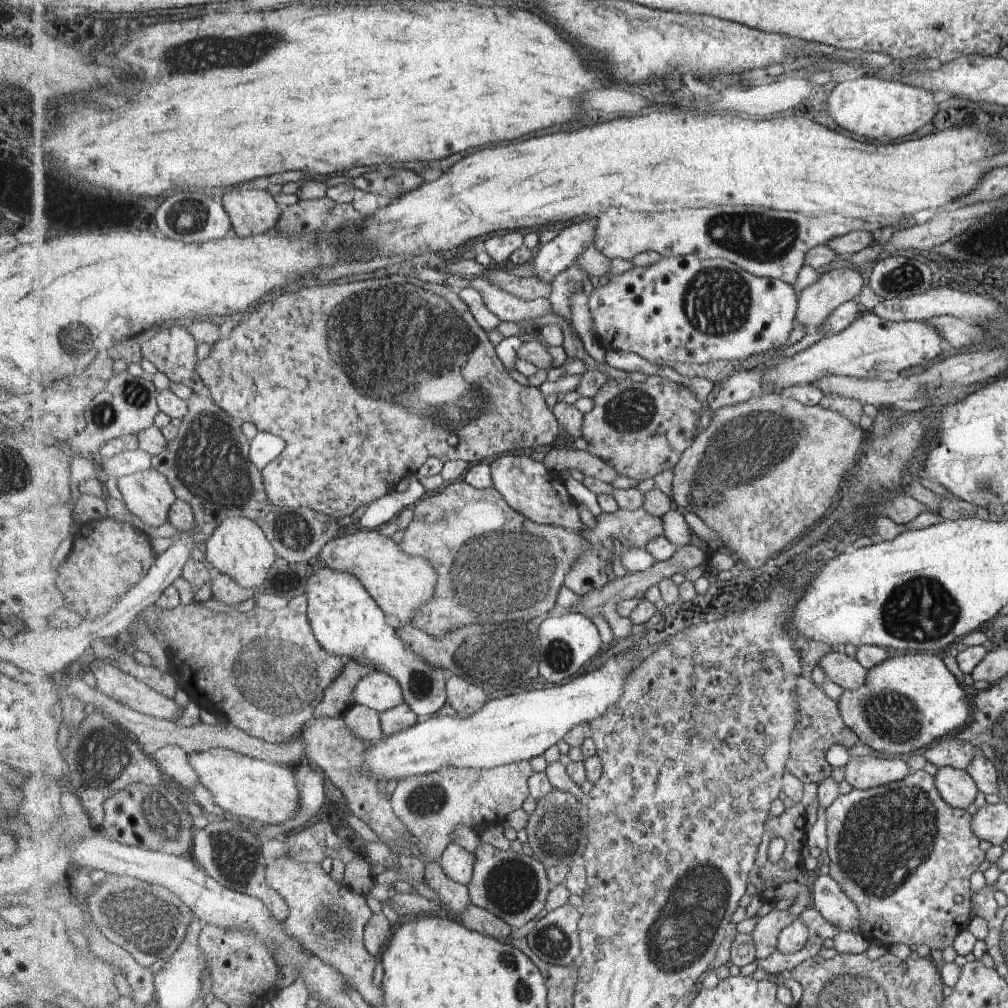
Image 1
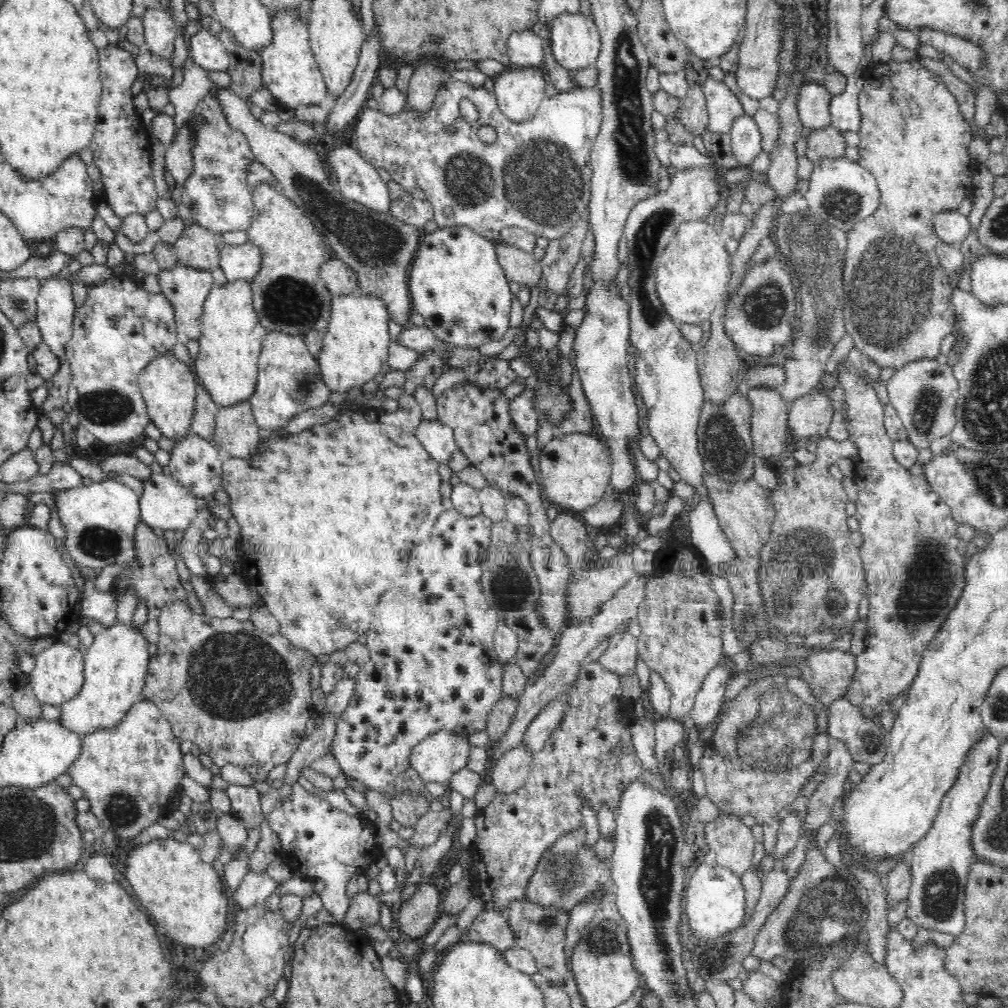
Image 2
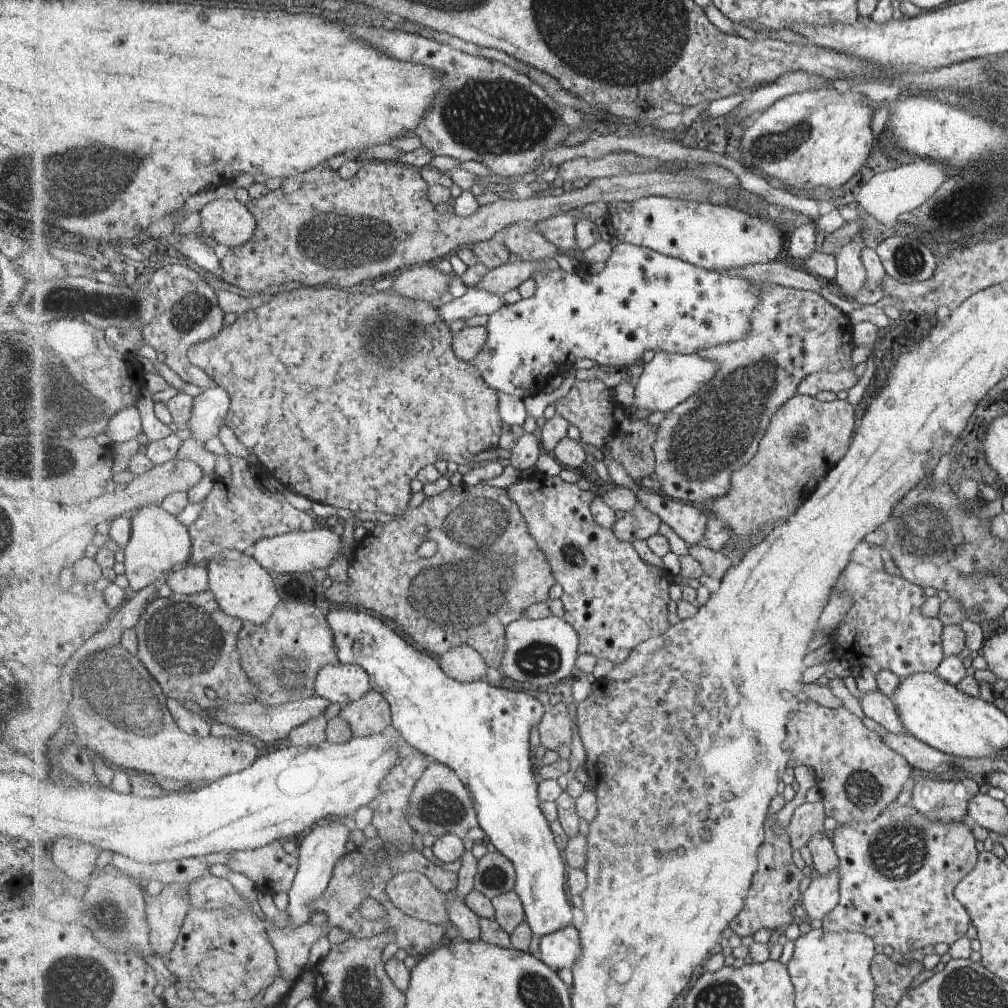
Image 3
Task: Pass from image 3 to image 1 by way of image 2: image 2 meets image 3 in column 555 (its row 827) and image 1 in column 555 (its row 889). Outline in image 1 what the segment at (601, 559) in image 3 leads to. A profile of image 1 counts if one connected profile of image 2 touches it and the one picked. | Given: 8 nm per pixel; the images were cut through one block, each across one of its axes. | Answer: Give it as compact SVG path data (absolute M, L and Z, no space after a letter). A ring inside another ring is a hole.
M525 453L516 456L501 456L494 460L490 467L494 487L500 490L513 510L541 525L555 525L581 533L585 526L577 508L578 504L567 492L560 473L552 471L543 464L543 461L533 460Z

